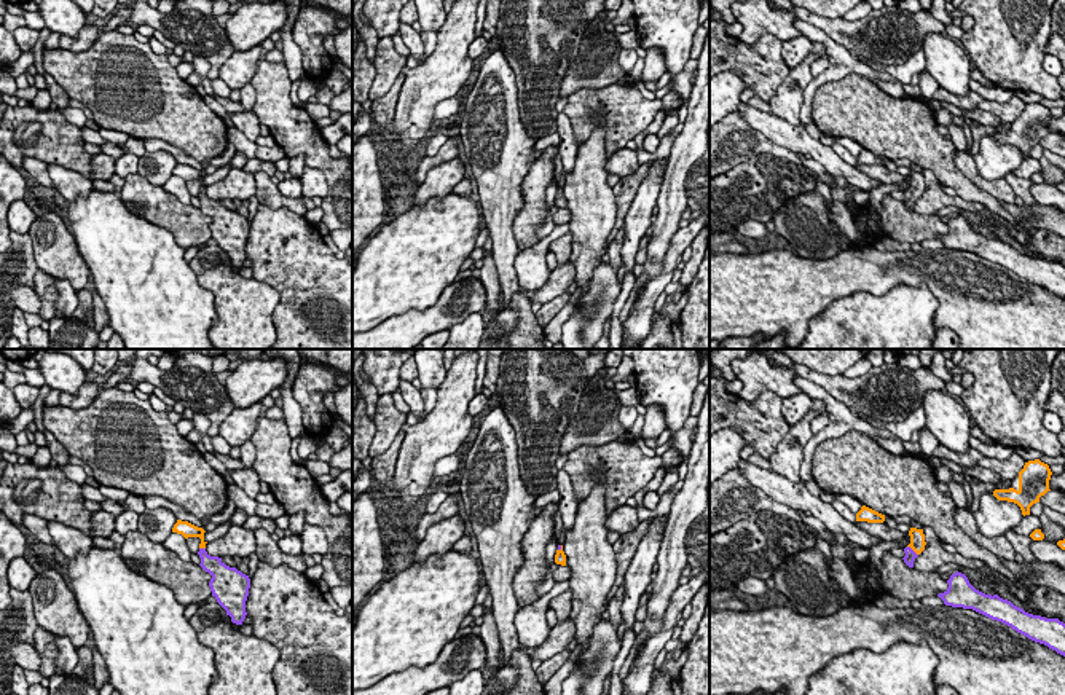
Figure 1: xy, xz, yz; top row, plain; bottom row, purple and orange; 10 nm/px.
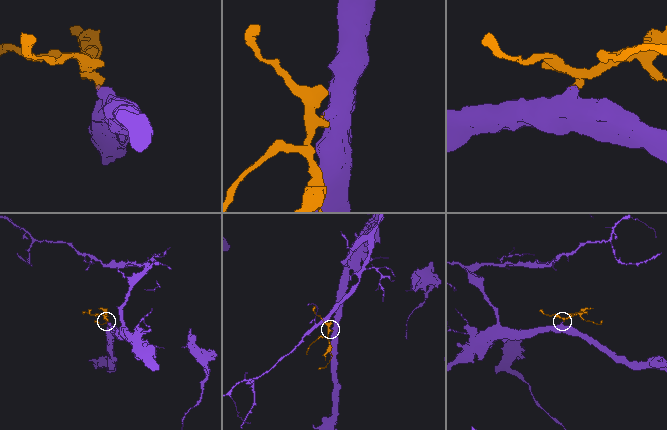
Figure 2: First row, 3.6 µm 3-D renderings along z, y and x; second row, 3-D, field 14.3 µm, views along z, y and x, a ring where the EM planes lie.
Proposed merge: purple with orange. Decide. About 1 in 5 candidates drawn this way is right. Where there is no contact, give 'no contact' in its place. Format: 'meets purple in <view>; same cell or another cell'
meets purple in yz; same cell

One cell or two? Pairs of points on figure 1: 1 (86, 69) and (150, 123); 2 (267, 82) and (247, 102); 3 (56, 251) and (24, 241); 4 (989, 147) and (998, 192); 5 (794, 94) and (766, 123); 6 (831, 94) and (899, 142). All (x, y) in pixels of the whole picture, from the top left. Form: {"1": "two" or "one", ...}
{"1": "one", "2": "two", "3": "two", "4": "two", "5": "two", "6": "one"}

